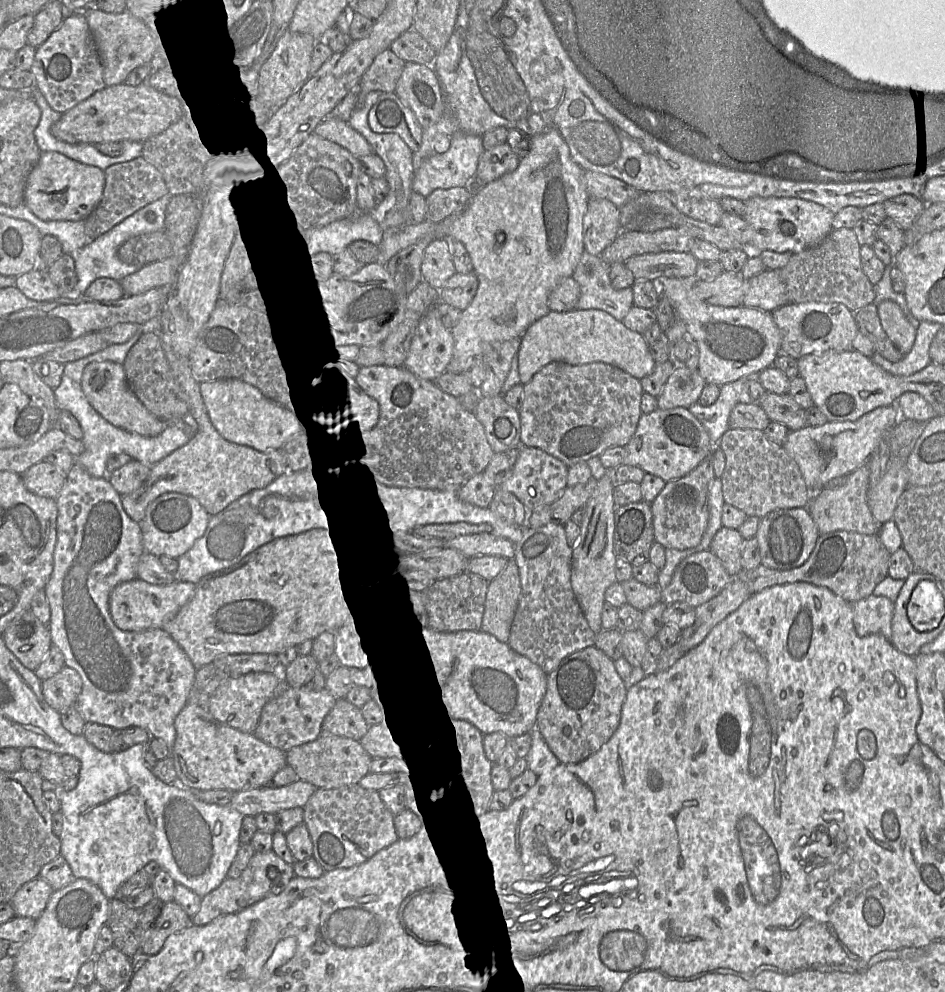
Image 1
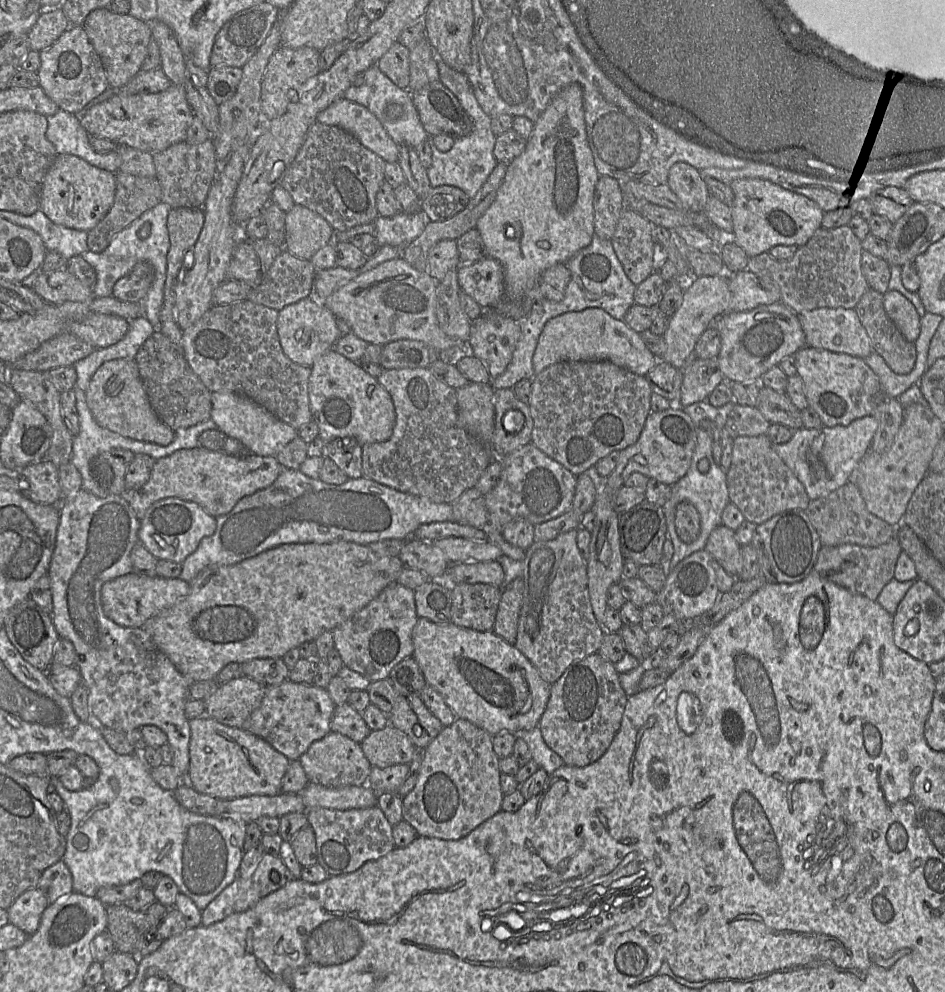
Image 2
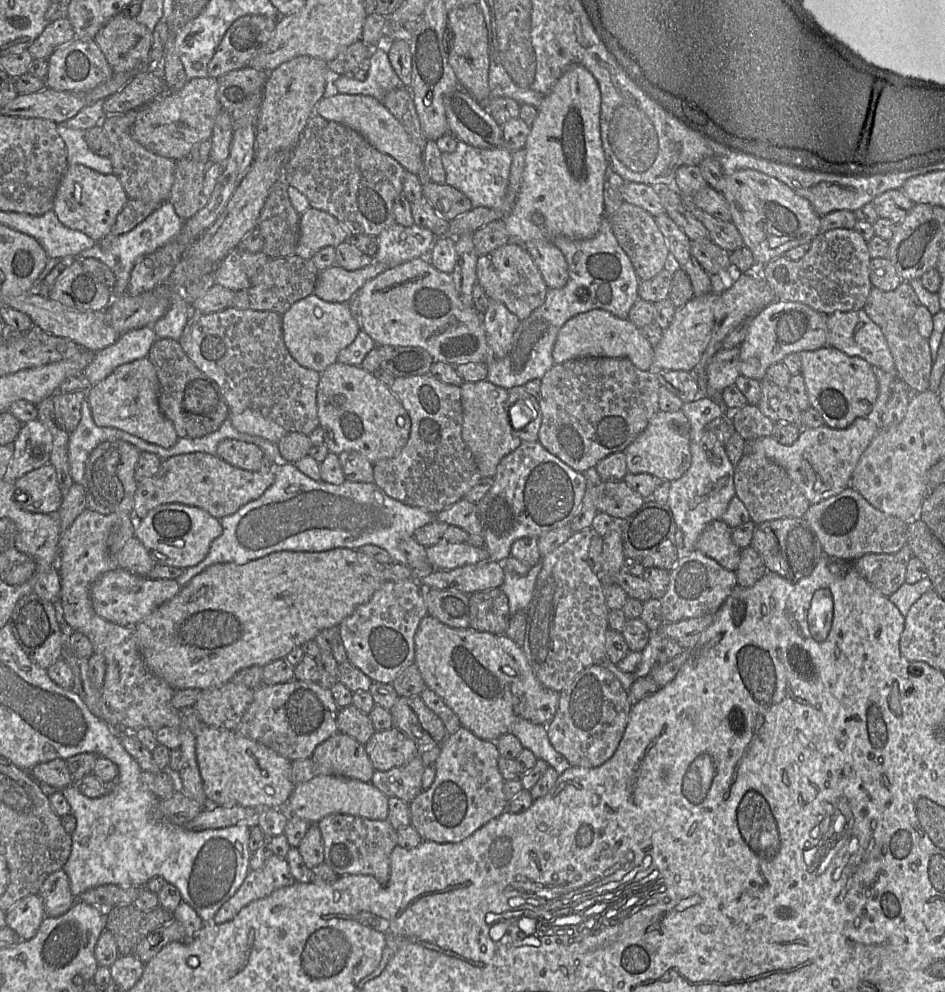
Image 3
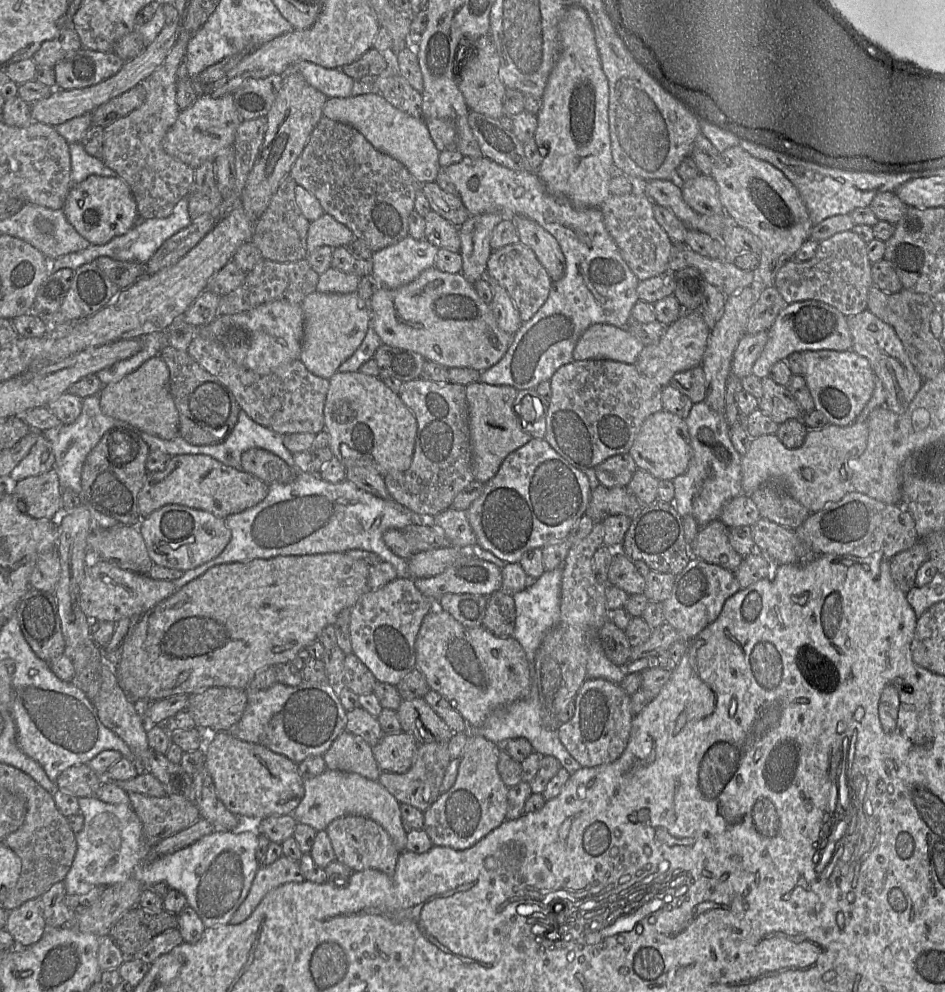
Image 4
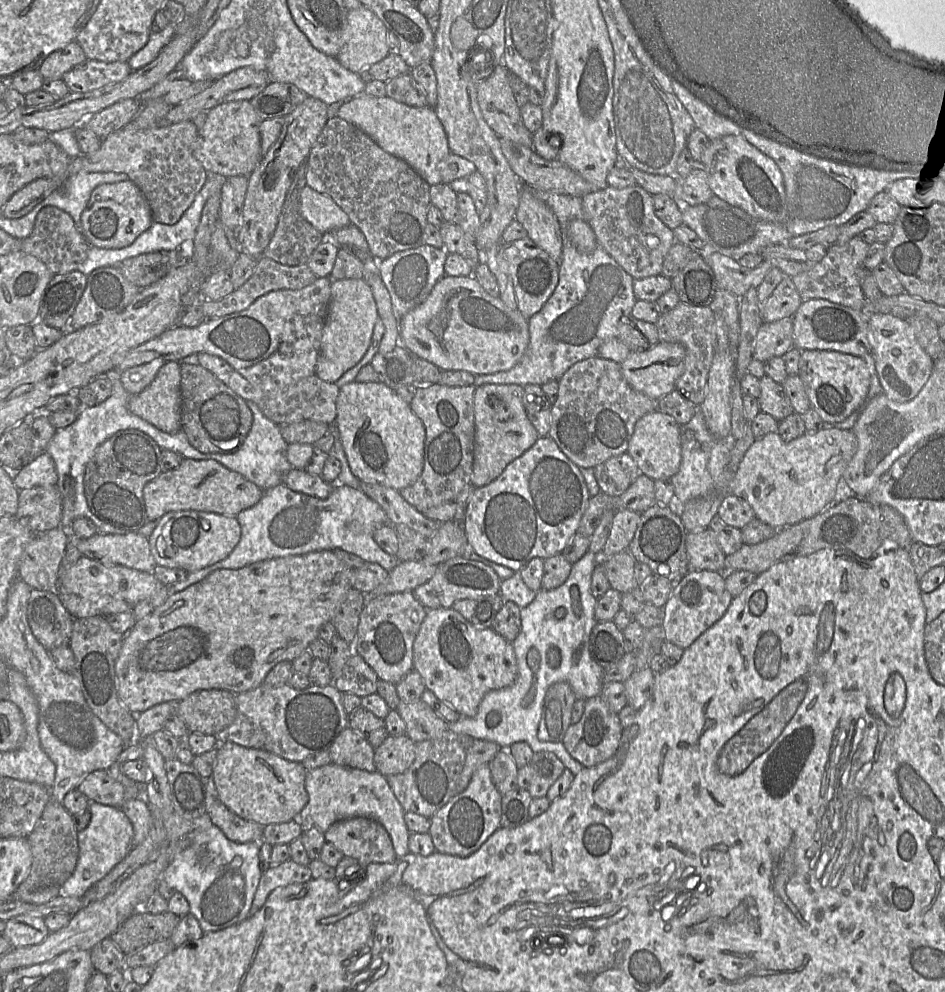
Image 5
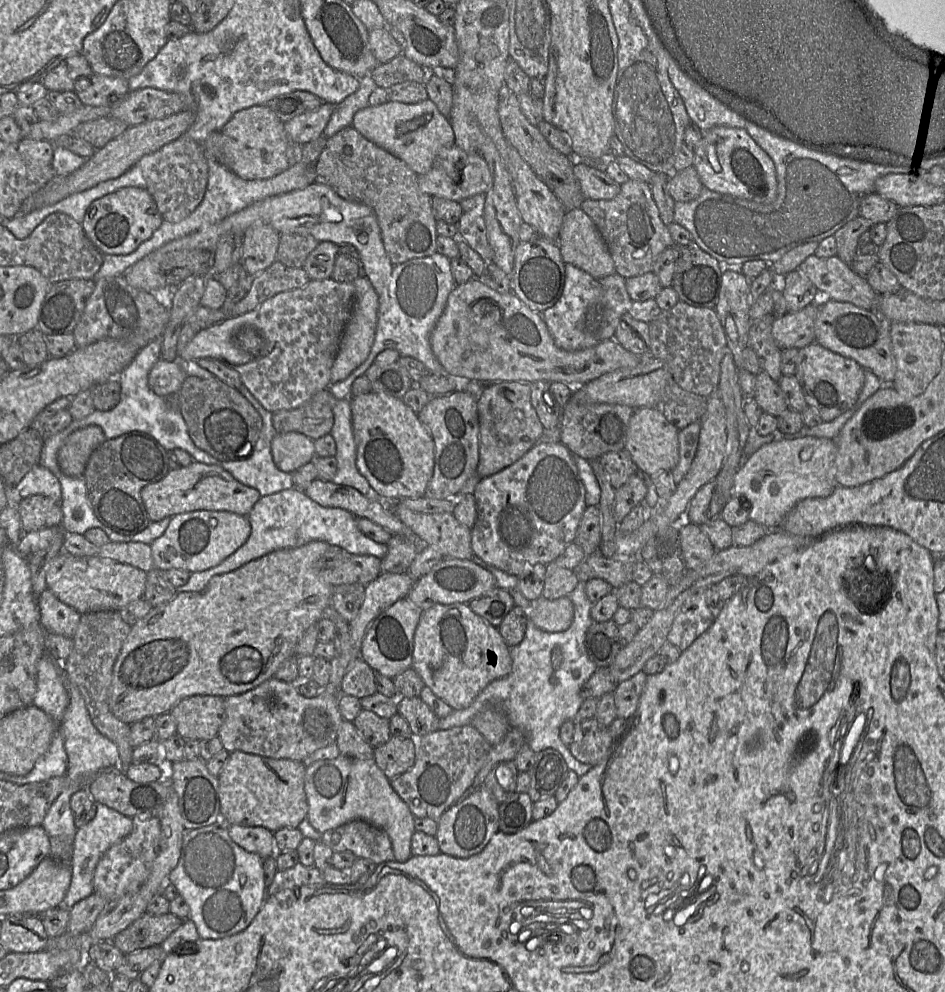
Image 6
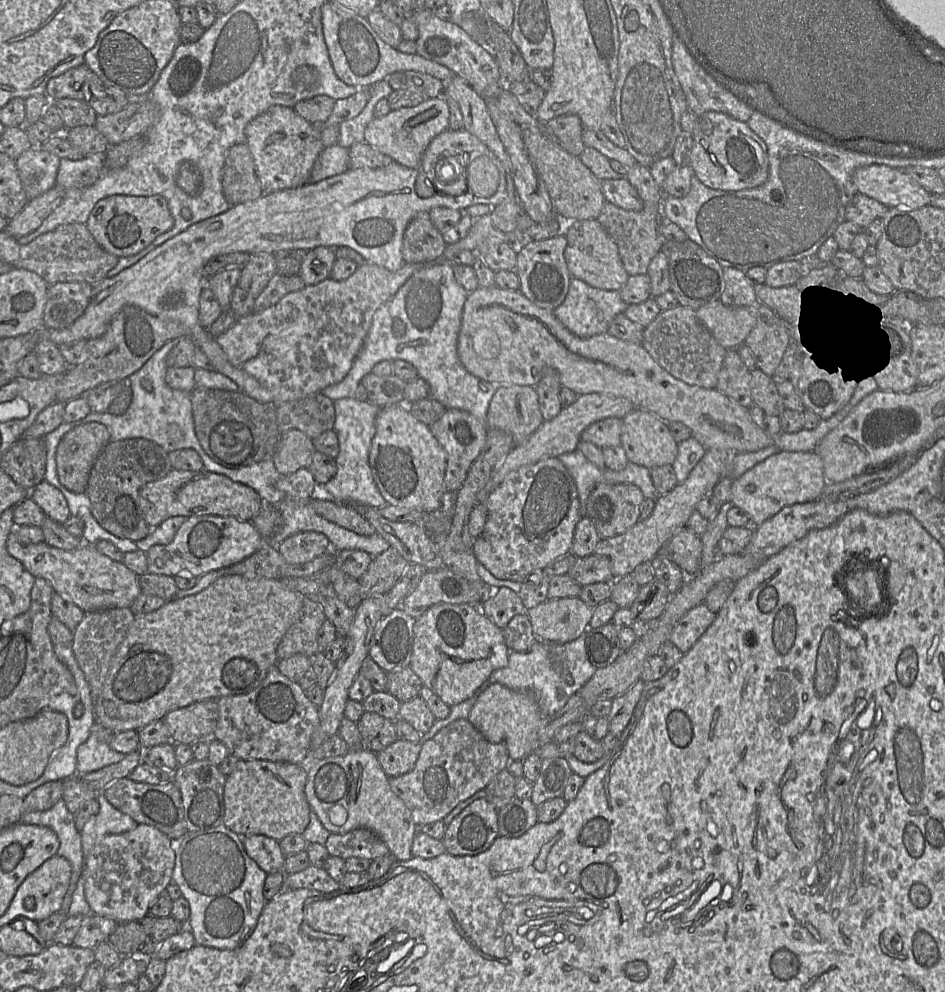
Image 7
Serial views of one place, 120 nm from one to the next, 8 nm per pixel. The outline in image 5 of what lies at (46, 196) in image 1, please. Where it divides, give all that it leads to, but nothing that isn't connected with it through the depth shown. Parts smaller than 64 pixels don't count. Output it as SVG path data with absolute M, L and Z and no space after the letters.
M132 181L97 186L81 215L82 235L90 245L100 248L123 248L131 245L154 222L148 200Z

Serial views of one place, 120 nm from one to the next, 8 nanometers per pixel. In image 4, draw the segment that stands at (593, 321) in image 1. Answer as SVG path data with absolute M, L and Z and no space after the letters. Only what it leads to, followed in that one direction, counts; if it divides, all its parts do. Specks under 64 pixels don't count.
M594 324L578 340L573 360L608 359L635 365L644 347L627 329Z

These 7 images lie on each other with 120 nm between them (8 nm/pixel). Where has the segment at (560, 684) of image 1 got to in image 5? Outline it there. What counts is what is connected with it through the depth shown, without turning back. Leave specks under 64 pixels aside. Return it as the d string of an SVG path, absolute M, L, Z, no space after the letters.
M598 695L585 700L581 719L569 726L562 743L572 758L584 767L592 767L608 760L616 753L622 733L623 727L620 724L618 715Z

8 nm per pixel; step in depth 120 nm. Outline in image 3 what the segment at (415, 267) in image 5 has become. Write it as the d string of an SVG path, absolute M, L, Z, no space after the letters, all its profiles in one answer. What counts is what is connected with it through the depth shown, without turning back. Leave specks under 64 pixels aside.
M400 224L383 230L378 236L375 260L393 267L430 255L437 237L427 228L416 224L404 227Z

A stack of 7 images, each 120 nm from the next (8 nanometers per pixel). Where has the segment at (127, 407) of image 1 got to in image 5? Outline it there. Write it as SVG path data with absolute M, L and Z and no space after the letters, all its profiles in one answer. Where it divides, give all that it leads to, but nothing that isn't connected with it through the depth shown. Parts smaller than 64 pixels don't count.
M165 362L152 383L128 403L131 413L168 434L181 430L180 363Z

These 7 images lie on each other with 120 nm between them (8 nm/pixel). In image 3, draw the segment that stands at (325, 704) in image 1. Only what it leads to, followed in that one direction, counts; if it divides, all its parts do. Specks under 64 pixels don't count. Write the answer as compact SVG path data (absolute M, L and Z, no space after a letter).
M292 679L286 683L261 685L254 690L252 703L234 731L271 748L291 762L308 759L319 744L339 732L339 710L331 690L318 682Z

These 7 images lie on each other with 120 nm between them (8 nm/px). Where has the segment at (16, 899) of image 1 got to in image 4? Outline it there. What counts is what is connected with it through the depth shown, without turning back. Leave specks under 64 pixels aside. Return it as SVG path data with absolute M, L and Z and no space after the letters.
M37 898L9 911L5 929L14 938L15 947L29 947L41 939L45 927L43 902Z

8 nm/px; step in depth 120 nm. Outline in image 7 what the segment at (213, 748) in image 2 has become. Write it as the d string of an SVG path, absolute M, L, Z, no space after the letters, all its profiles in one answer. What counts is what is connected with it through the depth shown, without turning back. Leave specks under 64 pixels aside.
M239 759L235 769L226 777L224 787L225 814L223 823L240 836L265 835L281 841L290 834L303 834L310 821L310 805L305 795L307 764L291 764L258 759Z

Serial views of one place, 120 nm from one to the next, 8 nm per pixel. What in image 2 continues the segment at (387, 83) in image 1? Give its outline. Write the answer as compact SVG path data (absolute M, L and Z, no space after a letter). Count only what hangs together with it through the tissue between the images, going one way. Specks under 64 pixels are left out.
M396 42L378 60L378 68L400 89L407 90L410 82L410 52Z

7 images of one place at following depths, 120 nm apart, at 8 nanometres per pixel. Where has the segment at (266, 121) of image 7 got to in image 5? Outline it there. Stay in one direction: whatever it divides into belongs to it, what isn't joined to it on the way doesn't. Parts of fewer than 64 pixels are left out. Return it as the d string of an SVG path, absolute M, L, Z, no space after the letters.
M250 100L223 102L206 113L206 121L199 129L195 157L208 173L225 177L249 176L262 160L260 118Z

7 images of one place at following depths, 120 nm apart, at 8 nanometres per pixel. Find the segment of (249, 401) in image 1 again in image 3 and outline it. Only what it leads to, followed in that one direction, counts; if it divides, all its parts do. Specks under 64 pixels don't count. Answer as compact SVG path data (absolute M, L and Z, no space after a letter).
M251 409L240 414L229 413L229 420L237 431L276 444L287 434L287 431L276 422Z

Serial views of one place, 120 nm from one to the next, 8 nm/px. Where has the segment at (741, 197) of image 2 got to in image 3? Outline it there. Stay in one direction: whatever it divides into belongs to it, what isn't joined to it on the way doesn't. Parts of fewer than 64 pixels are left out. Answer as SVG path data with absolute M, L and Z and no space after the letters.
M741 169L724 173L722 194L729 206L731 222L739 231L744 246L752 252L757 268L783 256L789 249L811 243L820 233L821 217L810 202L762 172Z

